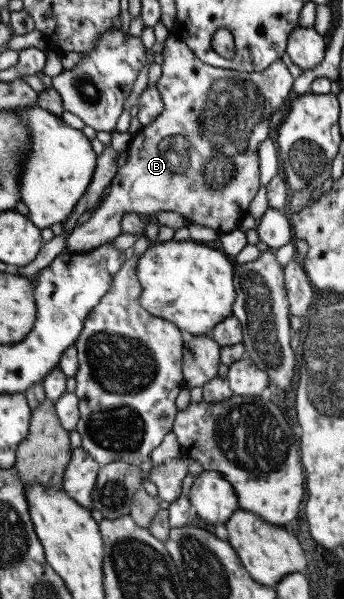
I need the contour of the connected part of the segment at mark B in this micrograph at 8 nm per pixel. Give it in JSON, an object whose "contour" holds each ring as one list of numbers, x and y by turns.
{"contour":[[172,35,164,41,161,54,162,75,154,86,162,100,162,112,150,125,141,127,131,136,124,165,117,167,116,174,90,217,67,234,63,252,91,250,116,238,122,233,120,219,124,213,134,213,148,221,154,218,156,212,170,210,180,214,187,224,200,224,218,234,228,234,237,230,259,190,255,143,266,138,271,114,282,106,292,90,293,78,288,68,279,60,258,73,213,68,196,59,190,49]]}

